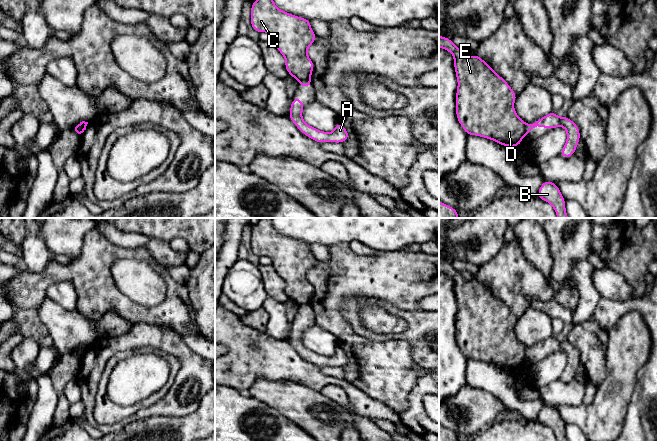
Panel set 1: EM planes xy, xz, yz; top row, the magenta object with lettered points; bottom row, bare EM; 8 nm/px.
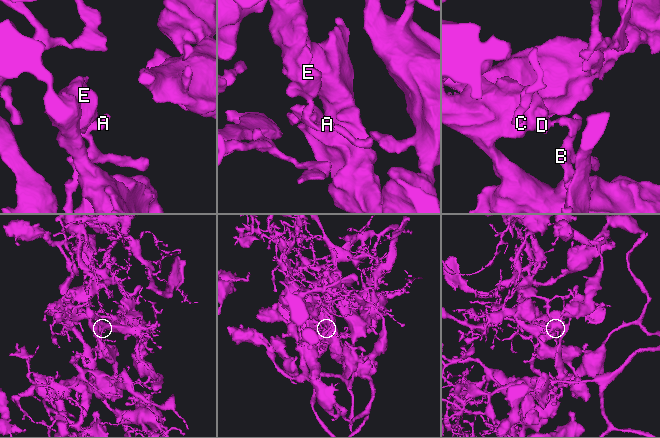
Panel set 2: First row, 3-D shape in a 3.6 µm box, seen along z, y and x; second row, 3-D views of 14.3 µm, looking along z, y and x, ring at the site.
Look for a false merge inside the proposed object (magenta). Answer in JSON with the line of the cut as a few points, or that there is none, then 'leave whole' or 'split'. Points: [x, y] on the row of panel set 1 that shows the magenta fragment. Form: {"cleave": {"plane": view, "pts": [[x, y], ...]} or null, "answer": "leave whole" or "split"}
{"cleave": {"plane": "xz", "pts": [[309, 79], [303, 79], [299, 82]]}, "answer": "split"}

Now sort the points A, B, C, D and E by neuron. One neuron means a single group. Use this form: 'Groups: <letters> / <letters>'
Groups: A B / C D E

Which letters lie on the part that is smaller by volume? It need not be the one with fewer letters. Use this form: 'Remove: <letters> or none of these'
Remove: A, B

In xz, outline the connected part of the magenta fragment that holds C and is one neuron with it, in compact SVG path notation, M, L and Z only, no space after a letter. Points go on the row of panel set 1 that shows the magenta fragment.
M256 0L251 3L250 23L254 31L258 33L268 32L272 35L272 42L285 57L285 69L290 76L299 82L310 80L314 63L308 57L307 50L317 38L311 29L311 20L280 10L273 0Z

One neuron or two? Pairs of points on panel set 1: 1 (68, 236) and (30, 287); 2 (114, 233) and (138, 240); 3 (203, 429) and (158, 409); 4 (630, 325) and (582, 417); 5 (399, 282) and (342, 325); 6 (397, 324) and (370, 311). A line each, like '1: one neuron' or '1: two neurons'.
1: two neurons
2: one neuron
3: two neurons
4: one neuron
5: one neuron
6: one neuron

